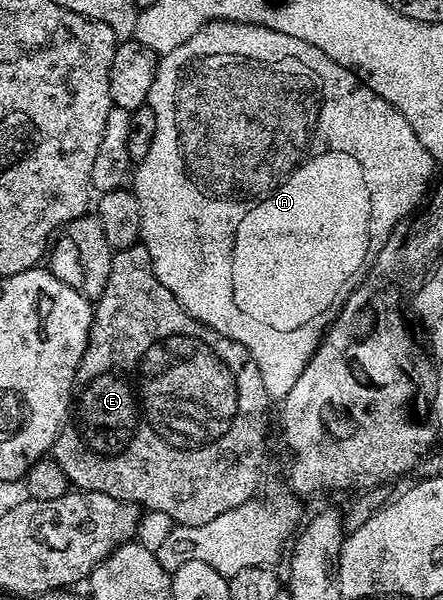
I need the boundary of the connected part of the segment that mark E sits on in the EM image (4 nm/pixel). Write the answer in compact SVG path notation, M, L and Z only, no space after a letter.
M140 241L114 251L112 269L108 269L108 285L104 285L104 293L93 304L93 309L94 320L90 326L86 352L74 378L72 410L58 432L52 448L53 459L64 469L71 484L79 491L108 493L108 497L133 503L139 508L147 507L150 511L159 511L160 514L174 519L170 521L178 525L204 525L212 521L212 517L220 517L220 513L228 513L228 509L236 509L255 498L259 494L258 486L262 483L262 470L266 467L266 430L270 427L272 400L264 389L264 377L260 377L256 361L252 361L252 353L248 353L244 345L193 319L174 300L172 293L168 293L168 289L160 285L152 269L152 257L148 257L148 249Z

